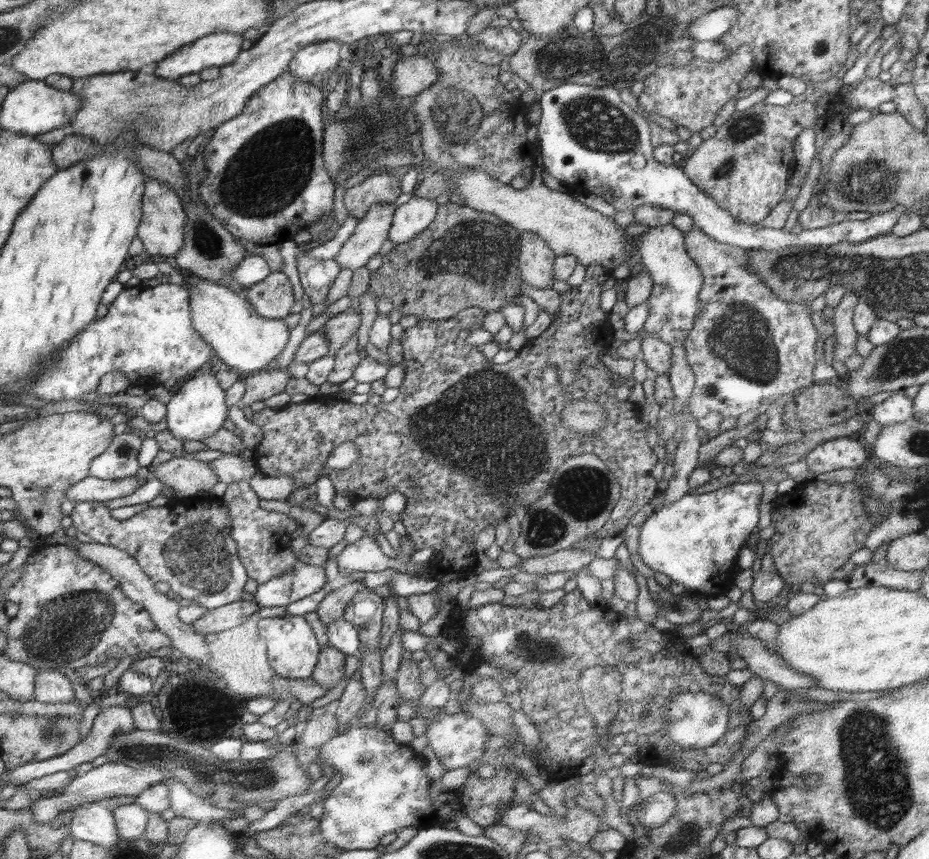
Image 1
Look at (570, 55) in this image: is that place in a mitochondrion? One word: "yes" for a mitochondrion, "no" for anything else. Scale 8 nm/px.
yes

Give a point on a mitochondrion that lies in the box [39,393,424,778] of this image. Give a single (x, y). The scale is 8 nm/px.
(197, 556)

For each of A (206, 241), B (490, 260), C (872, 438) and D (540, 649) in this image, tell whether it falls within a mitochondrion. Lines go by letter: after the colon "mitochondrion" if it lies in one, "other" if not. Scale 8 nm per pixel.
A: mitochondrion
B: mitochondrion
C: other
D: mitochondrion

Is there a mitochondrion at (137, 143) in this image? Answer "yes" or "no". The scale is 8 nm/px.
no

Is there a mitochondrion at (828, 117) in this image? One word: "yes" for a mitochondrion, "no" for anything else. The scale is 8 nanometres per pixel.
no

